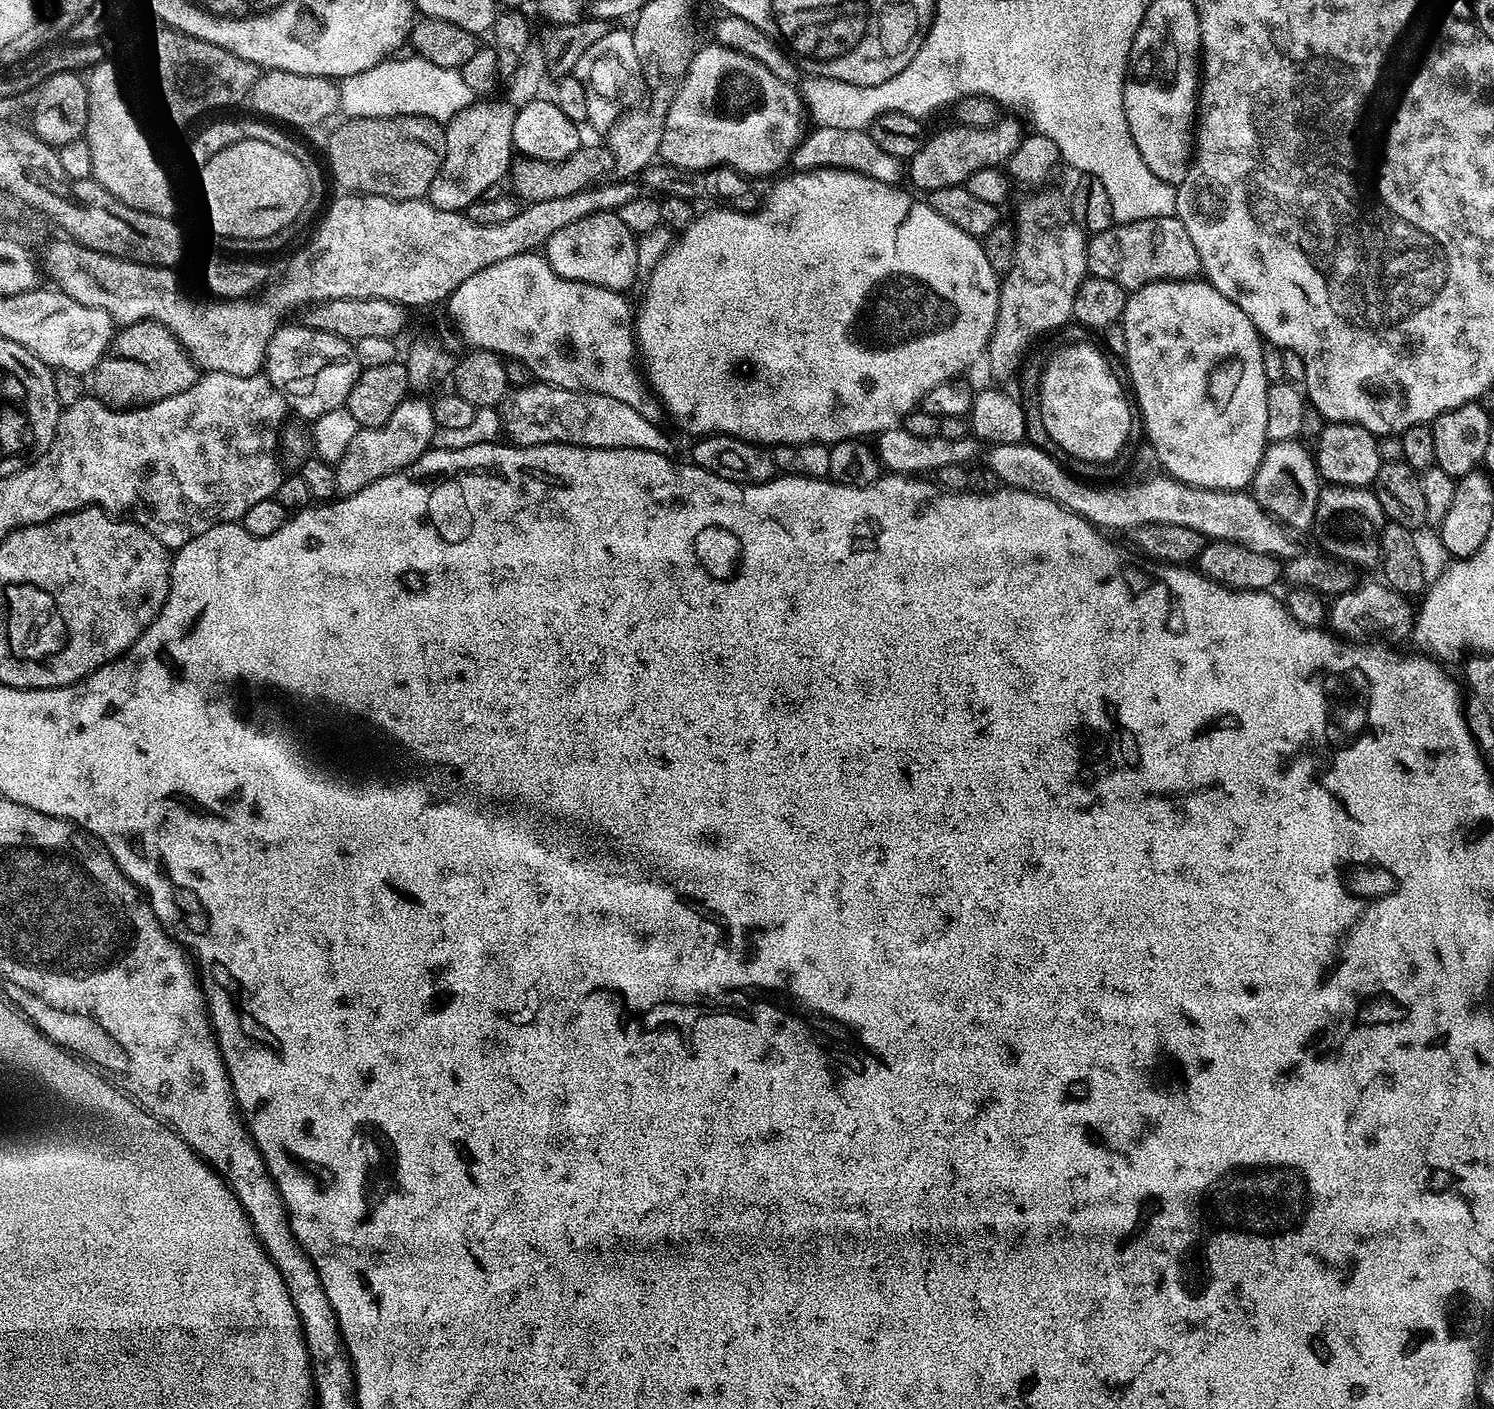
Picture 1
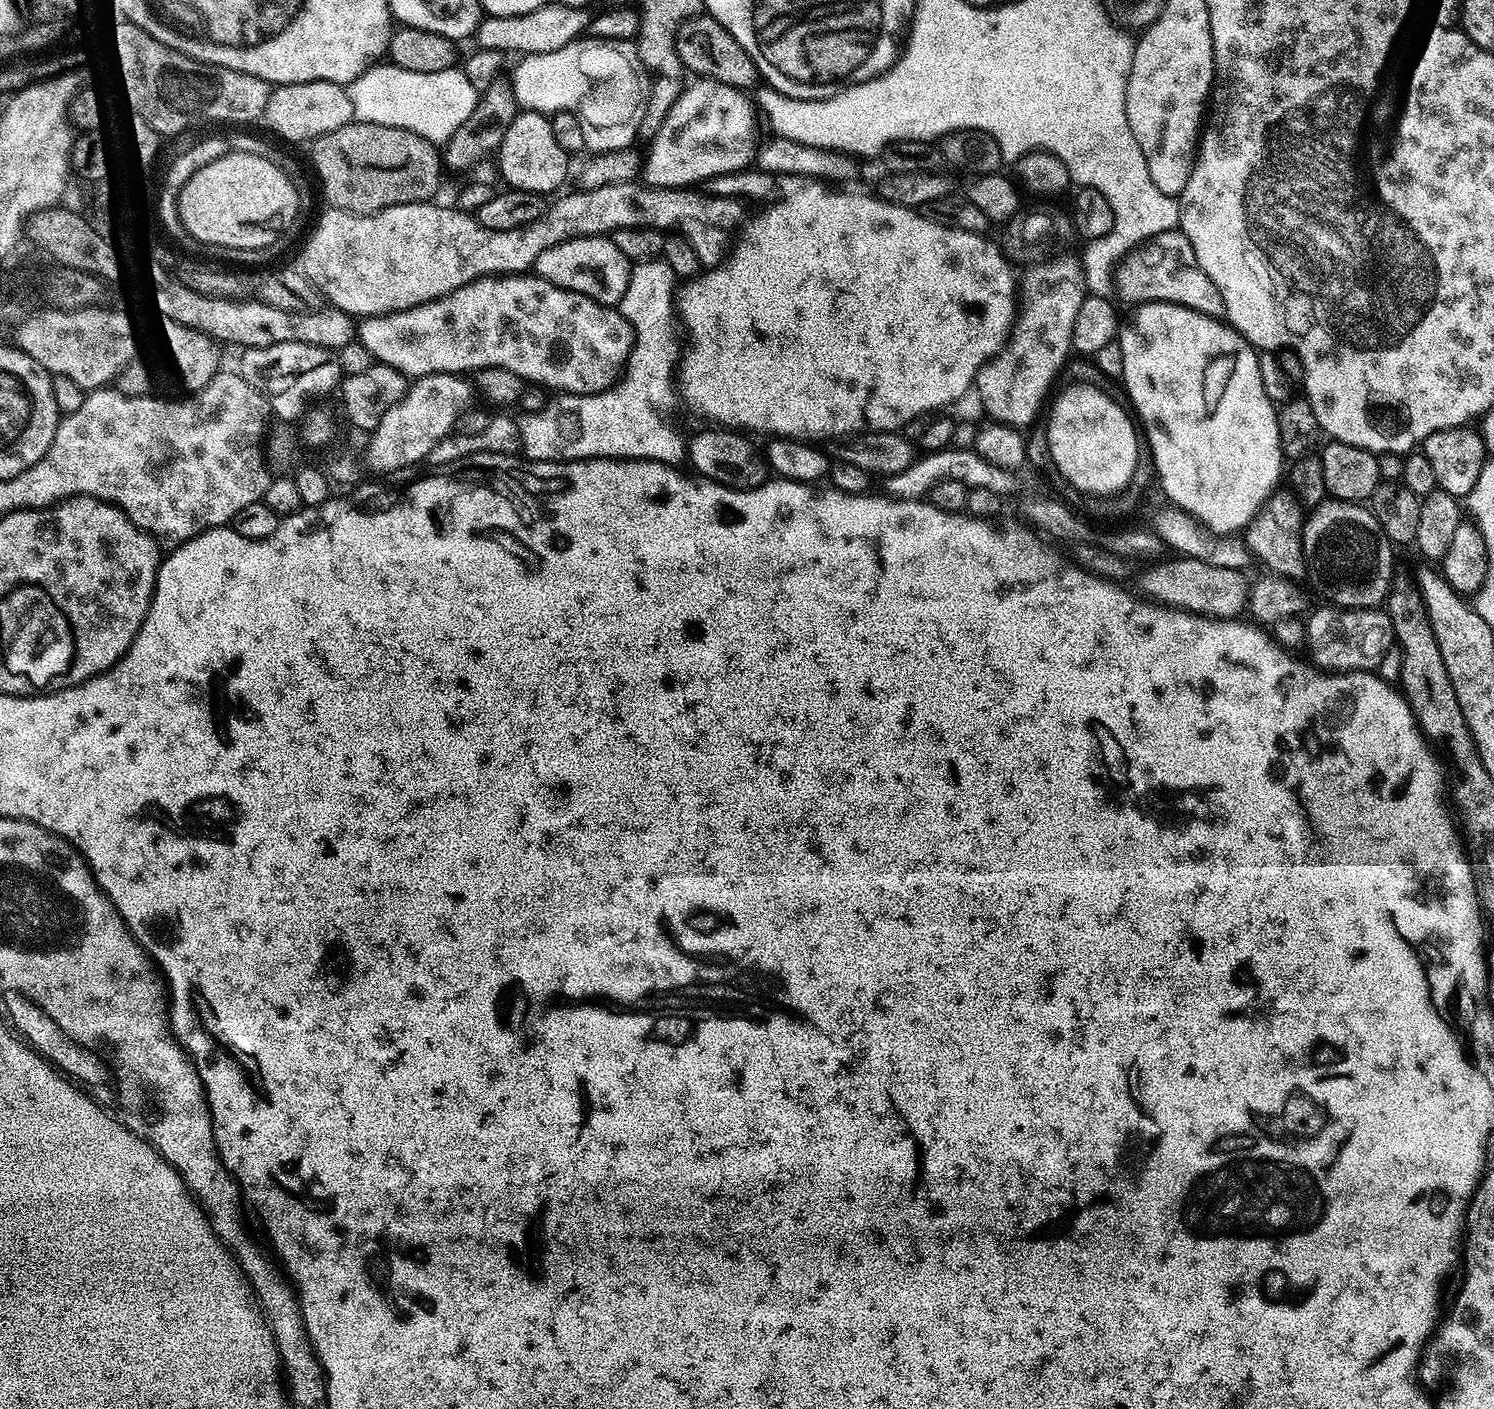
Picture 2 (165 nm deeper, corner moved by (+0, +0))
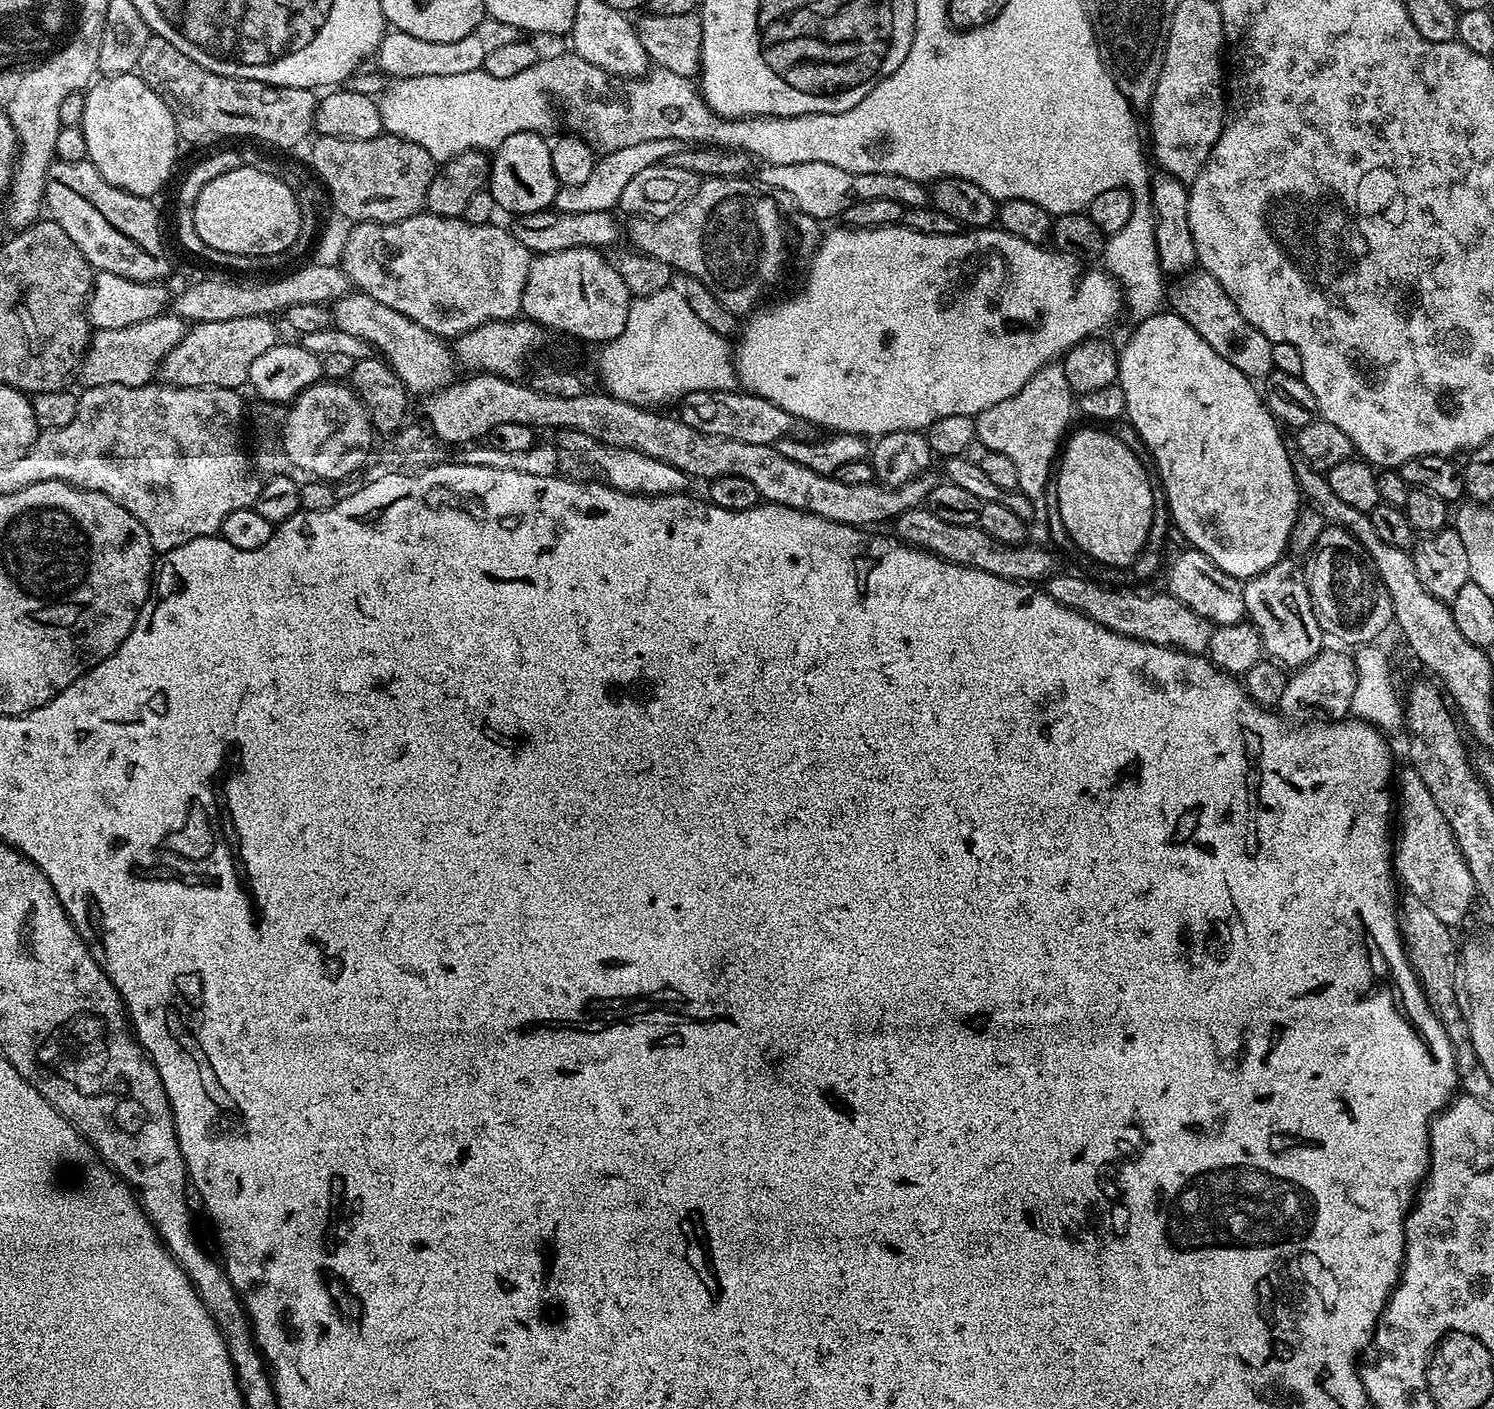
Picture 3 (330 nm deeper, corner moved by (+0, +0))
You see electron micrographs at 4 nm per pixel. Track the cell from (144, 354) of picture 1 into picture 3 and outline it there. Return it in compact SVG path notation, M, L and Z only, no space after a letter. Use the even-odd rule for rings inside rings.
M261 315L193 323L178 346L160 363L159 379L174 388L243 389L248 384L248 371L254 366L254 358L262 358L278 342L276 328L270 321Z

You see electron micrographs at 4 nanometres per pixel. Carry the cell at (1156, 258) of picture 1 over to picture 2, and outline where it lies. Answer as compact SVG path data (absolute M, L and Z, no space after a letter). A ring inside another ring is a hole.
M1178 228L1162 232L1129 253L1124 265L1115 271L1115 293L1130 306L1166 301L1215 319L1221 319L1225 312L1217 286L1198 266L1190 240Z

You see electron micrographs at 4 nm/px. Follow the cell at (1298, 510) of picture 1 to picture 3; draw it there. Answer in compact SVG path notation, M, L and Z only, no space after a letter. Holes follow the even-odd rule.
M1285 558L1262 570L1262 574L1243 581L1243 585L1244 611L1258 630L1261 649L1276 664L1288 670L1297 670L1310 663L1325 647L1326 637L1318 626L1303 567L1291 558Z

